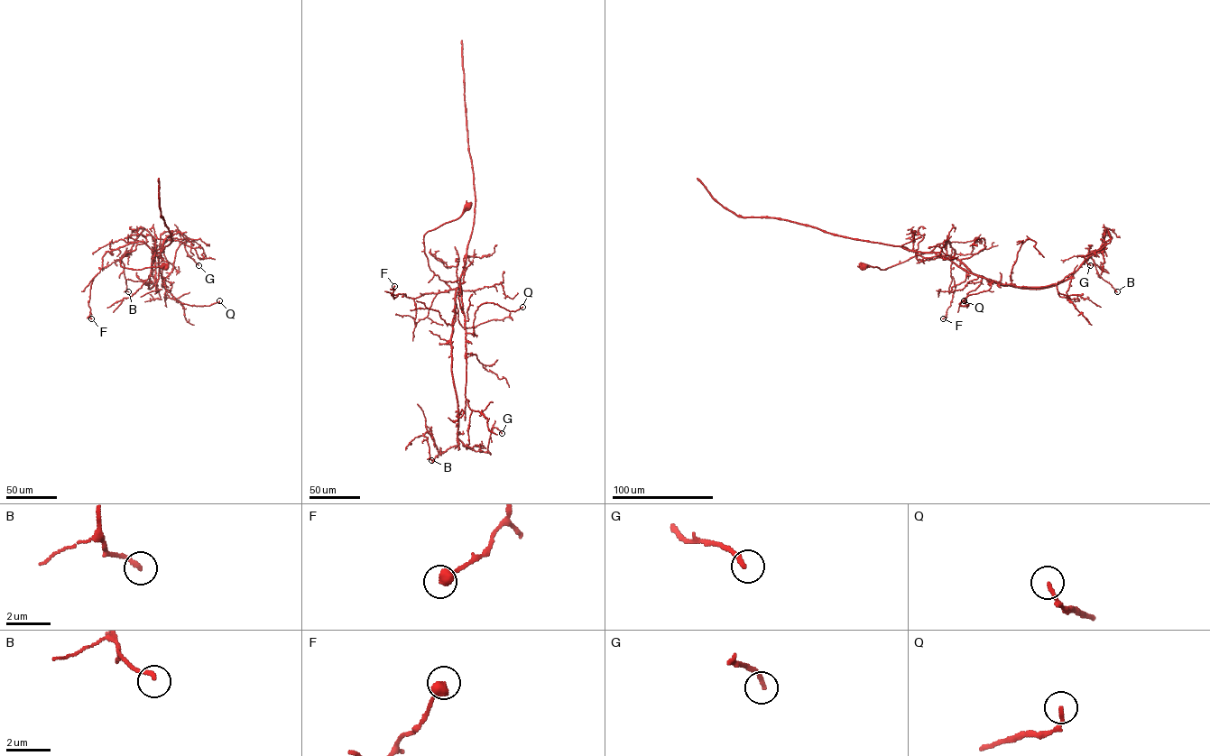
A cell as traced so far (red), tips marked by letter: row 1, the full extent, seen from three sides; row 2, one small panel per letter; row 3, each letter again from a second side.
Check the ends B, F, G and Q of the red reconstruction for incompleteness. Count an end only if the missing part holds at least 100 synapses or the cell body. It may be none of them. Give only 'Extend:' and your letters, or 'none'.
Extend: none

